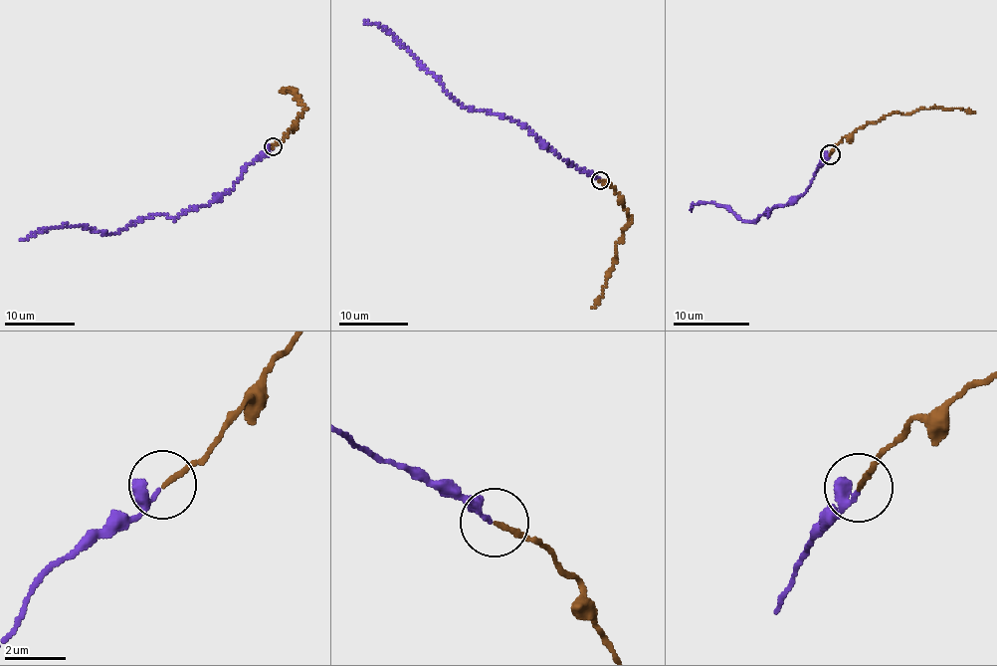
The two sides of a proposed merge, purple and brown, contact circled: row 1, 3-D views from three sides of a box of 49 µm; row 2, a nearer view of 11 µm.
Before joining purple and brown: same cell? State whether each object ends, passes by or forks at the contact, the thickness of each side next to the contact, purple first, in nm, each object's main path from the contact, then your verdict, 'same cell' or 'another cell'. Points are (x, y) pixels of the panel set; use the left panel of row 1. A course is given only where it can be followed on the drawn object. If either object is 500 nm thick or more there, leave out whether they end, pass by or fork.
purple passes by | brown ends | 150/160 nm | purple via (272, 147), (245, 168), (228, 190), (175, 216), (155, 215), (105, 233), (82, 226), (46, 227), (21, 238) | brown via (274, 145), (306, 110), (299, 99), (295, 100), (296, 92), (289, 89), (281, 93) | same cell

